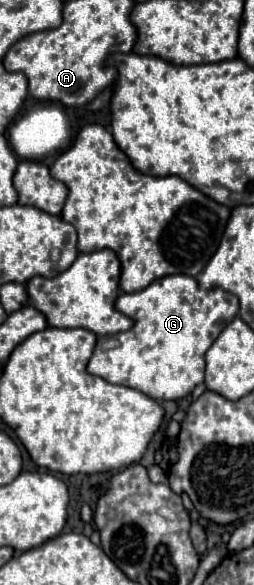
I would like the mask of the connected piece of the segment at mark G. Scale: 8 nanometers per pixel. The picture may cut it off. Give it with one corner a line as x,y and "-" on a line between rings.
166,275
156,279
146,289
136,293
122,293
114,307
134,321
132,329
126,333
116,333
110,337
100,337
92,359
86,367
90,375
98,375
116,385
128,385
132,389
142,391
144,395
160,401
160,399
182,399
192,389
204,381
204,355
222,329
238,315
238,297
230,295
224,289
202,291
194,277
190,275

